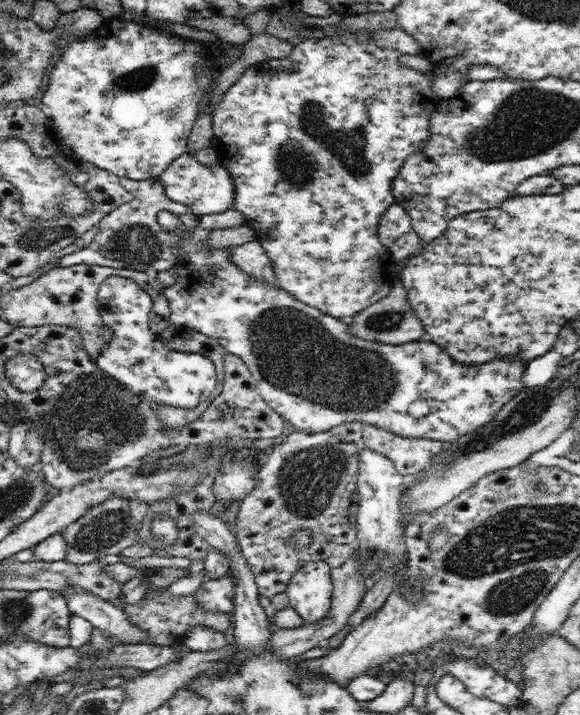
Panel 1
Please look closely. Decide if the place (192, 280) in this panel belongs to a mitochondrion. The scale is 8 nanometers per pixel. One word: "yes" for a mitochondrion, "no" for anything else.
no

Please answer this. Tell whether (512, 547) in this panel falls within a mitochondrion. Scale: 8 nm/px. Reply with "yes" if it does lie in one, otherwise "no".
yes

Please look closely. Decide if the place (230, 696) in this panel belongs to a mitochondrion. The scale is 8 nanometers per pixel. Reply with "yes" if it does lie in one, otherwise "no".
yes

